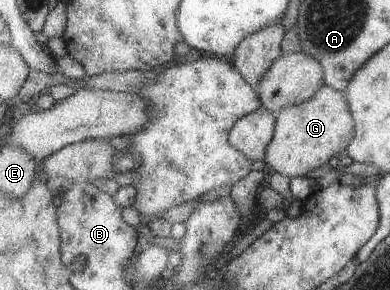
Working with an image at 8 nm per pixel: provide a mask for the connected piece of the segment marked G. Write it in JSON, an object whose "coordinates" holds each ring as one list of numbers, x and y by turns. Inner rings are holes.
{"coordinates":[[331,87,318,93,303,104,284,108,277,114,275,138,267,147,265,162,272,171,290,178,306,177,330,158,345,153,355,138,355,119,351,114,347,96]]}

